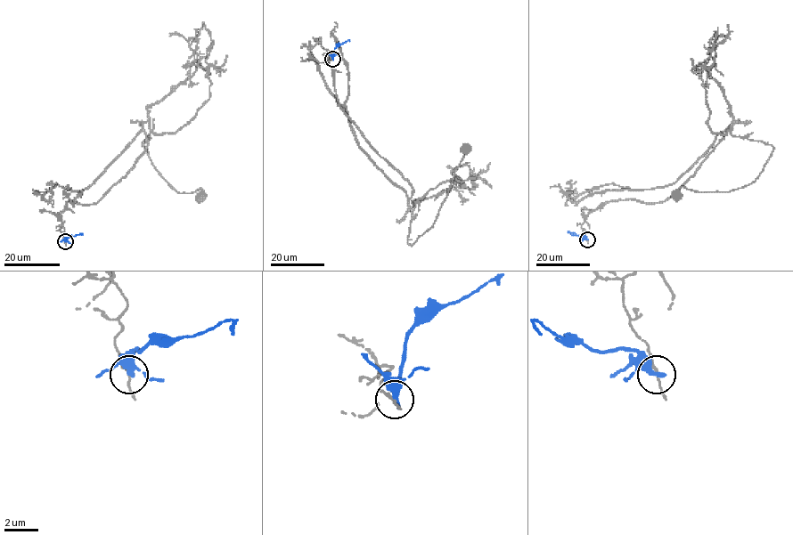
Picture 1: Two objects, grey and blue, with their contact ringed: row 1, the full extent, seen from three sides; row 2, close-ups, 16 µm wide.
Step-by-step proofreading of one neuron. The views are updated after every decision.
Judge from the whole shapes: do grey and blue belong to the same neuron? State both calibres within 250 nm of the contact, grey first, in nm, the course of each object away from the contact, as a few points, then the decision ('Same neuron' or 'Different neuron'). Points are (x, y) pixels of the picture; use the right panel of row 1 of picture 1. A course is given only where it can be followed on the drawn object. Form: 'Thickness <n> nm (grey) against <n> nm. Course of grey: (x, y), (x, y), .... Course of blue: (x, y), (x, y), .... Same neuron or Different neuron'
Thickness 120 nm (grey) against 400 nm. Course of grey: (587, 239), (590, 212), (664, 202), (735, 122), (732, 135), (773, 149), (749, 184), (676, 196). Course of blue: (587, 239), (584, 235), (568, 232). Different neuron

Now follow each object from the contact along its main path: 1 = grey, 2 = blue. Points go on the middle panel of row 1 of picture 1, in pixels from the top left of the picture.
1: (332, 59), (338, 105), (412, 187), (412, 245), (435, 222), (464, 148)
2: (332, 59), (334, 50), (349, 41)

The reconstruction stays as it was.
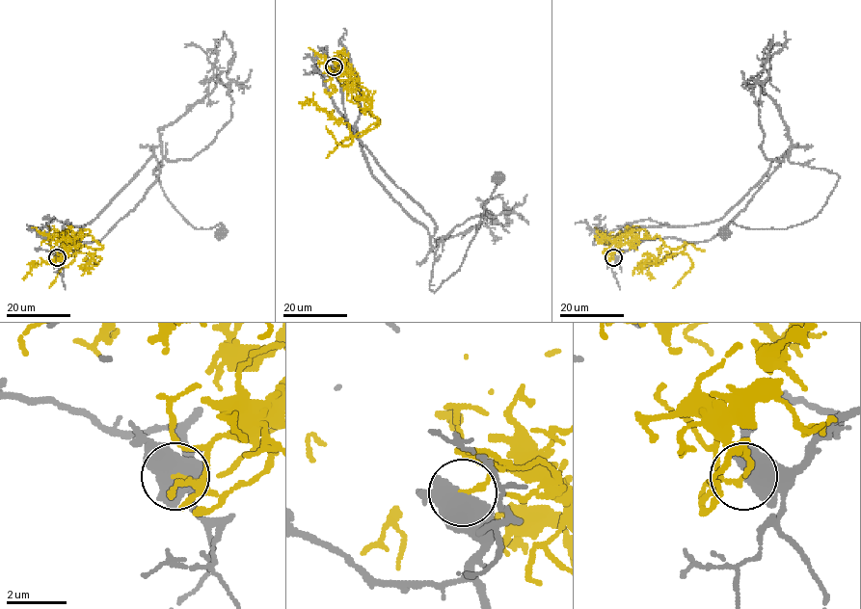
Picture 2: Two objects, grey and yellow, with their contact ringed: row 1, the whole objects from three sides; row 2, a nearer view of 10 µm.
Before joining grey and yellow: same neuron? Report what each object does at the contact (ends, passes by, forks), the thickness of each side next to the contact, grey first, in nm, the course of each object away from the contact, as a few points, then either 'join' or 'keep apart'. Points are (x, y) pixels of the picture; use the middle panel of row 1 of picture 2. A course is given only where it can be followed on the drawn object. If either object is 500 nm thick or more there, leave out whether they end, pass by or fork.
grey forks | yellow ends | 480/170 nm | grey via (334, 66), (348, 127), (436, 224), (431, 244), (440, 243), (430, 284), (435, 292), (462, 264), (496, 177) | yellow via (334, 66), (352, 69), (352, 96), (380, 121), (344, 140), (377, 119), (364, 106), (367, 90), (358, 86) | keep apart

